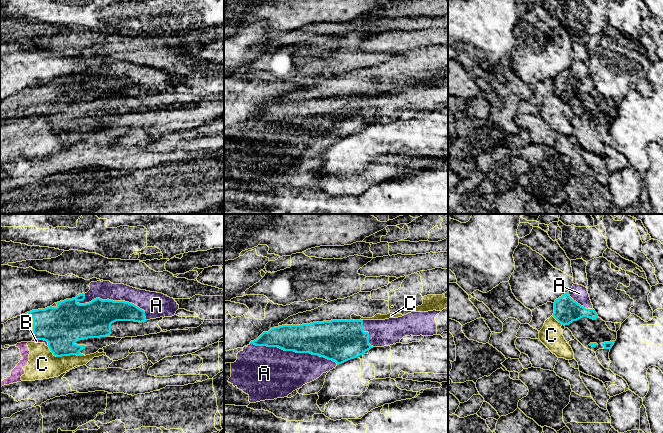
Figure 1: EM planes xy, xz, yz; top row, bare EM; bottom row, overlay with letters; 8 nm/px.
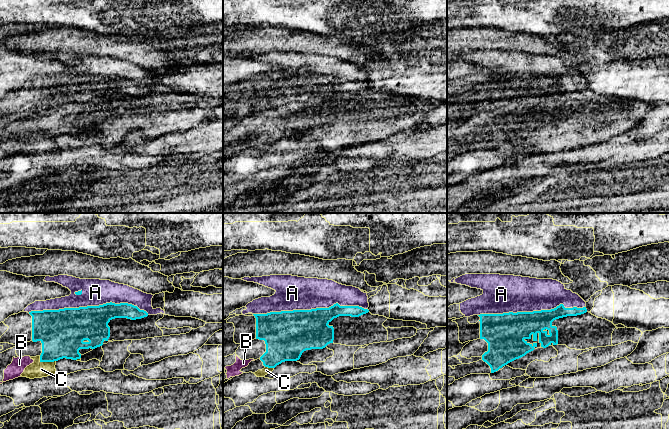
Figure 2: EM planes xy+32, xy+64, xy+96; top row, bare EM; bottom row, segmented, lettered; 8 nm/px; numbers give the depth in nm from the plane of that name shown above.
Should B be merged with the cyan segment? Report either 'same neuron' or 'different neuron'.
different neuron

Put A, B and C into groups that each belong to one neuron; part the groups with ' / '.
A / B C

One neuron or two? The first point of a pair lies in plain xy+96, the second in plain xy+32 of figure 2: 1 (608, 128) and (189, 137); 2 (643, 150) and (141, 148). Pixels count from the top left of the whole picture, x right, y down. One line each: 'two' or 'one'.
1: two
2: one

